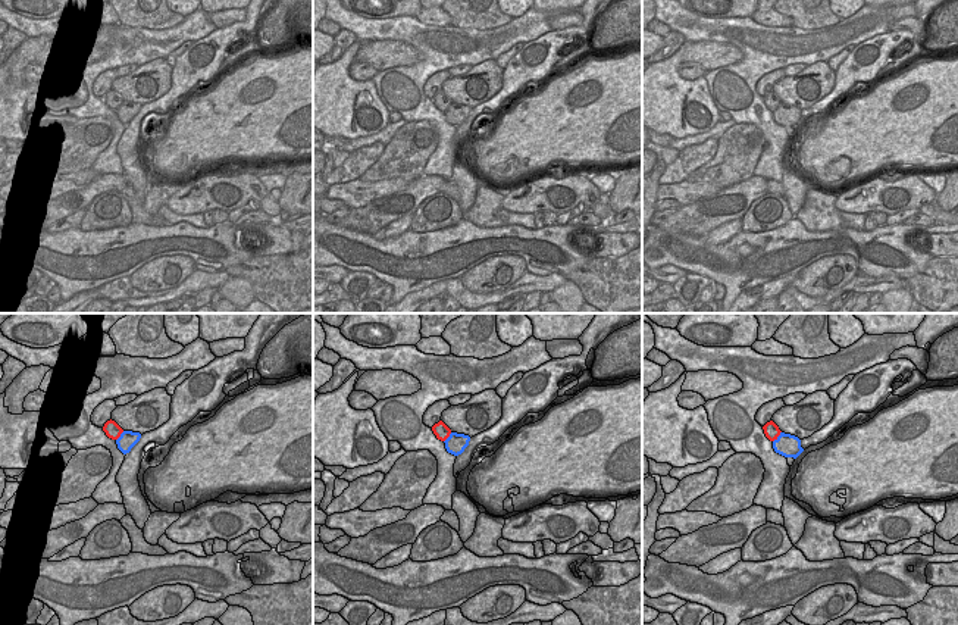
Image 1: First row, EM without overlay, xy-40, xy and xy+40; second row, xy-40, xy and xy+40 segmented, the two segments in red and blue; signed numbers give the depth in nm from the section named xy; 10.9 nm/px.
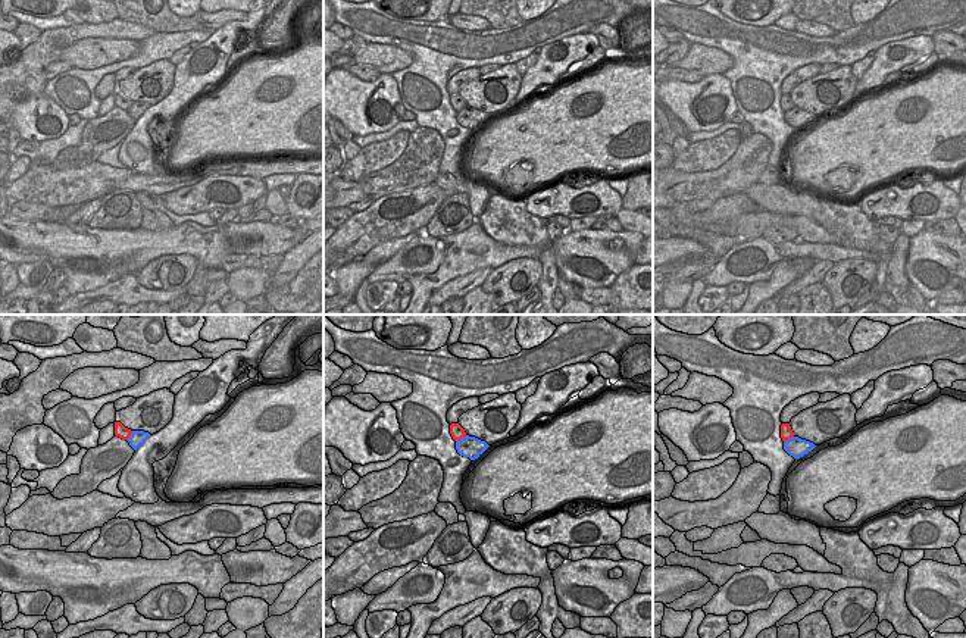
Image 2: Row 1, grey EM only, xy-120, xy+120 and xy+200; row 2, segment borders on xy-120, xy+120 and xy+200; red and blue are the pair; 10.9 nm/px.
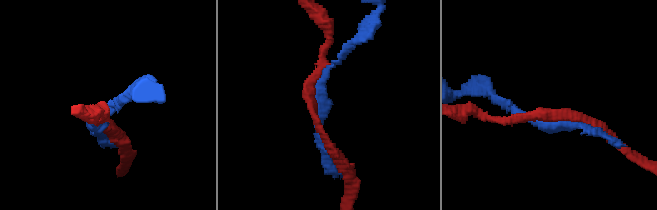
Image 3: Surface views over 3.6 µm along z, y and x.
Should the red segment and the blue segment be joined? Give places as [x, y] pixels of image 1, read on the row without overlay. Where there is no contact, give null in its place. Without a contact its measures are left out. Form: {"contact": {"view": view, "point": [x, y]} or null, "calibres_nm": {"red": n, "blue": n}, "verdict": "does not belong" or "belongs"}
{"contact": {"view": "xy+40", "point": [778, 106]}, "calibres_nm": {"red": 170, "blue": 260}, "verdict": "does not belong"}

